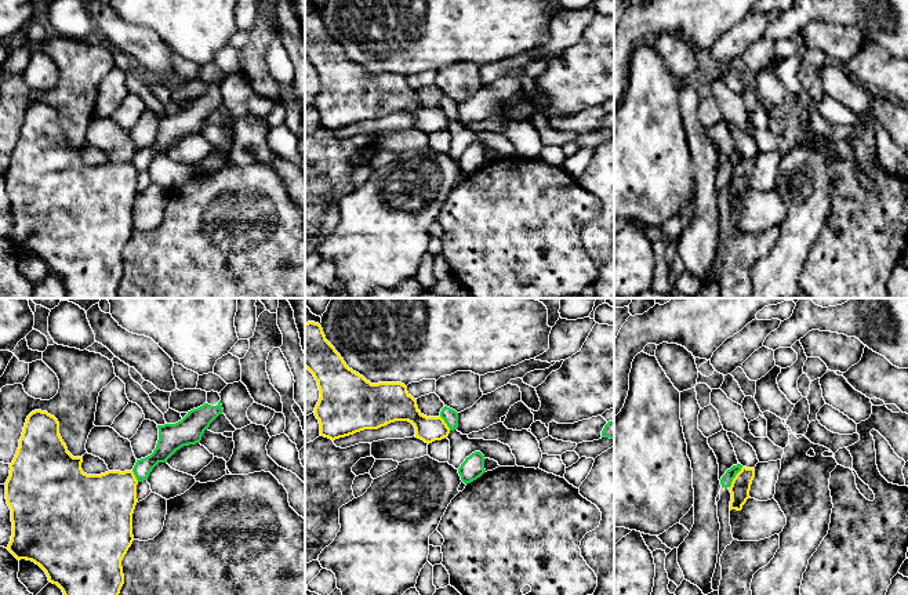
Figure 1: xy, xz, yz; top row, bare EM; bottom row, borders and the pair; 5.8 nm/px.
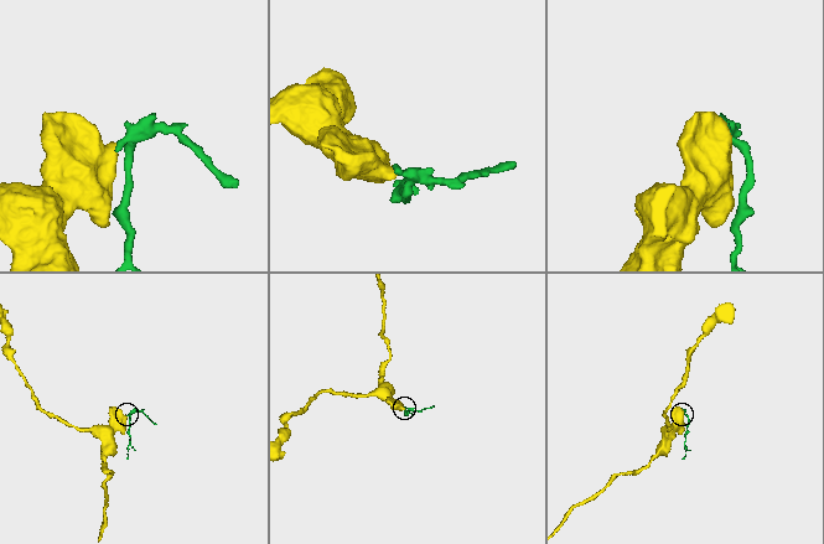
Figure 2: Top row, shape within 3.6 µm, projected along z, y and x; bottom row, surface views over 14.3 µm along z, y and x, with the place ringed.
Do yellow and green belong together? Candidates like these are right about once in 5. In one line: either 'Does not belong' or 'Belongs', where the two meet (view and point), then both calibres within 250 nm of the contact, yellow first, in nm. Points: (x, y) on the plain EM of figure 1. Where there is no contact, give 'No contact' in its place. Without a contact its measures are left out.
Does not belong. Touches yellow at yz (734, 169). Thickness 120 nm (yellow) against 70 nm

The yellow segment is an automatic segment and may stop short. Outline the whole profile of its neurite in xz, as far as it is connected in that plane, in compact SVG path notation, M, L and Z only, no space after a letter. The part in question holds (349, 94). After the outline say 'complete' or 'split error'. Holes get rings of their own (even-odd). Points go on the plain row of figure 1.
M315 12L305 14L305 58L313 65L320 81L315 106L324 128L335 131L395 112L411 113L415 128L428 135L450 124L440 106L426 108L418 101L417 90L404 75L371 75L349 59Z; complete

